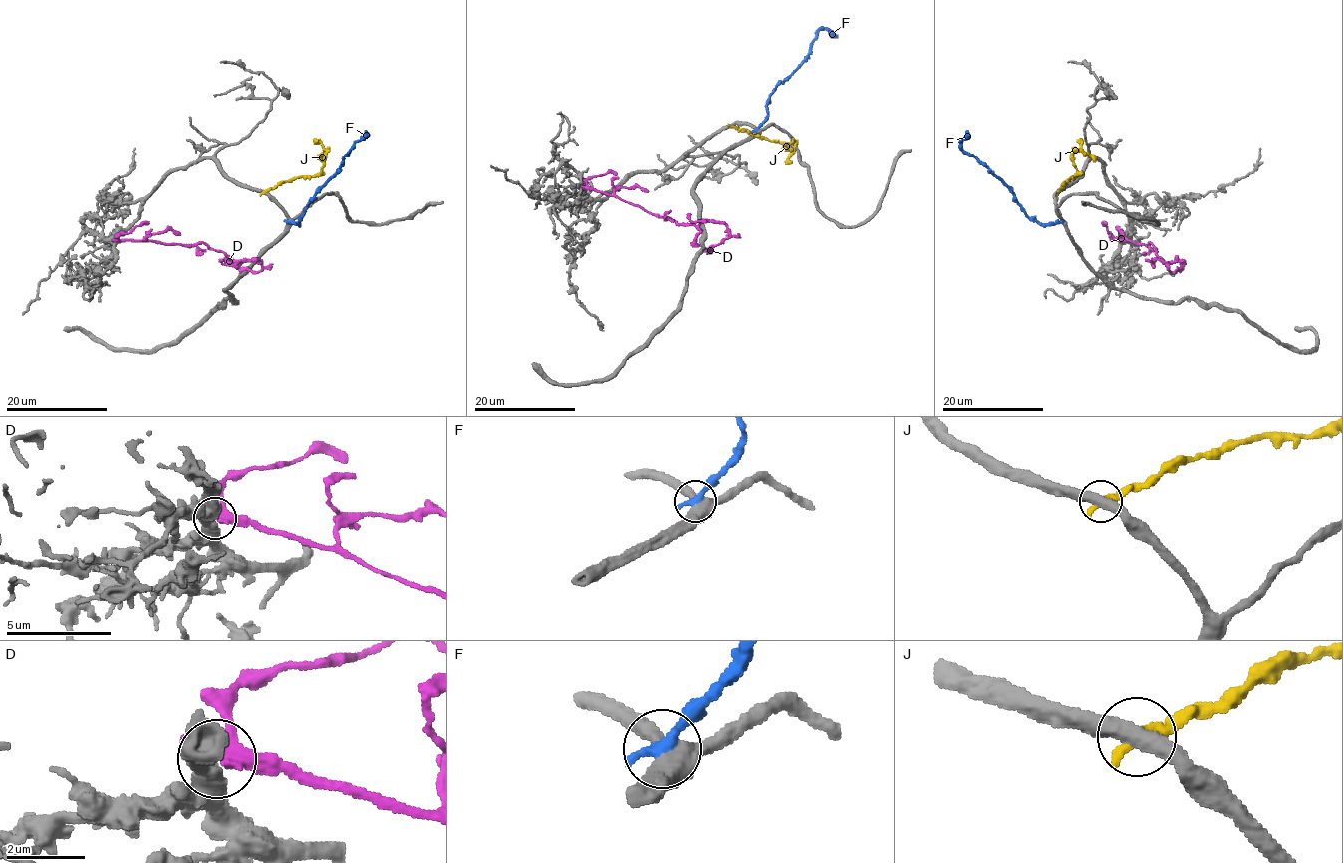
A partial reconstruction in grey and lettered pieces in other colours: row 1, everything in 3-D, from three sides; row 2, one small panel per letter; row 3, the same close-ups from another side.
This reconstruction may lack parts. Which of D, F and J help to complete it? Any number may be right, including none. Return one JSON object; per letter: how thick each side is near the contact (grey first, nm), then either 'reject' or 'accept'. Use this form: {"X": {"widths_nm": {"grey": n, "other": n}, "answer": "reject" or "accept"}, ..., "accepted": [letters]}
{"D": {"widths_nm": {"grey": 500, "other": 380}, "answer": "reject"}, "F": {"widths_nm": {"grey": 480, "other": 420}, "answer": "reject"}, "J": {"widths_nm": {"grey": 400, "other": 360}, "answer": "reject"}, "accepted": []}

